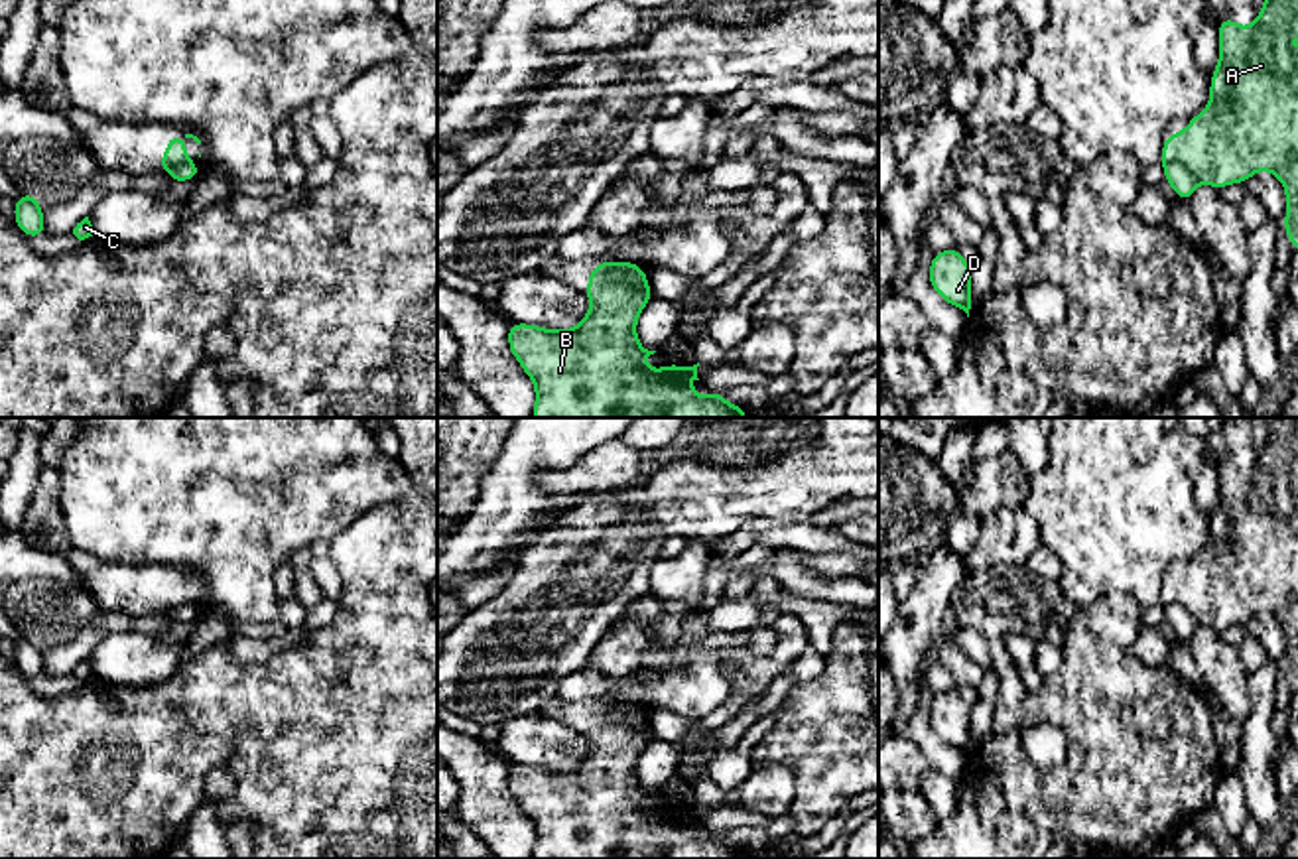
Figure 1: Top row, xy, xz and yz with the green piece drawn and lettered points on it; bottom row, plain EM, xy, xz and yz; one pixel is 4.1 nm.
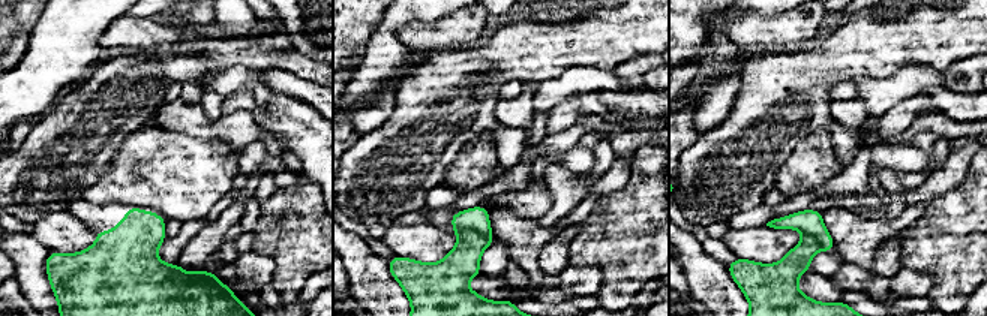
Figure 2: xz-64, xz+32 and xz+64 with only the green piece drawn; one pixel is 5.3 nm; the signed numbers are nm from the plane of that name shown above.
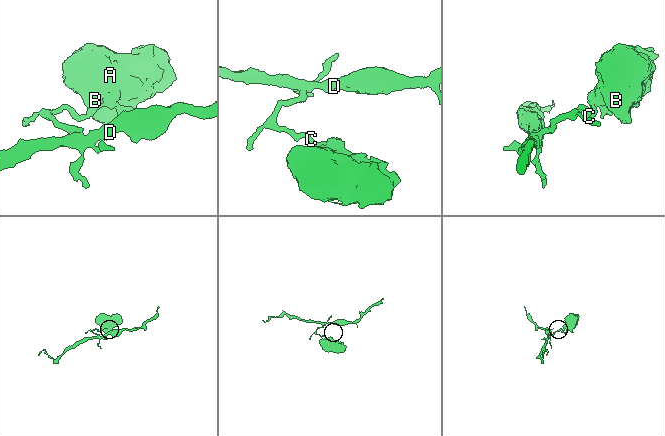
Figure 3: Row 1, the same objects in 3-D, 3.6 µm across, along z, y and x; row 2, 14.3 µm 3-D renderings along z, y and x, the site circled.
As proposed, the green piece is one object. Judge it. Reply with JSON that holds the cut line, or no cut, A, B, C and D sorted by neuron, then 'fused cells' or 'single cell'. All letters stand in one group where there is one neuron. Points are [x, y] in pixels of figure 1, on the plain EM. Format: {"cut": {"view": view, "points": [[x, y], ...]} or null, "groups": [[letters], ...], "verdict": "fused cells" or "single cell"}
{"cut": {"view": "xz", "points": [[643, 710], [643, 718], [637, 724], [611, 724], [607, 720]]}, "groups": [["A", "B"], ["C", "D"]], "verdict": "fused cells"}

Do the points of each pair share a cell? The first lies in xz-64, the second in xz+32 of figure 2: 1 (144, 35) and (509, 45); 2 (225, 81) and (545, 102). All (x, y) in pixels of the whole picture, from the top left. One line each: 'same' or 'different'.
1: different
2: different

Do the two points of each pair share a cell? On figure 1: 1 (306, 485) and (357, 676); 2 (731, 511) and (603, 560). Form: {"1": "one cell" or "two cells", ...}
{"1": "two cells", "2": "one cell"}

